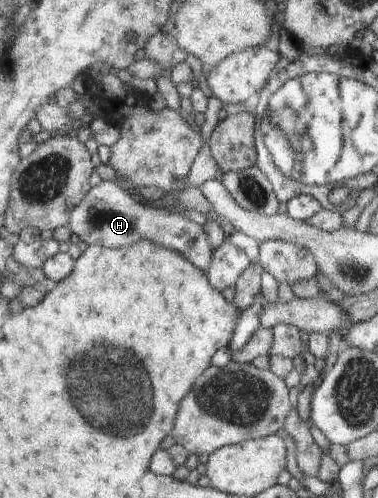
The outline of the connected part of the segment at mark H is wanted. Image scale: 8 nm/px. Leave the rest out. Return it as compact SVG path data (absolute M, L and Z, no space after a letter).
M102 181L92 188L92 192L72 214L69 226L88 245L103 245L110 249L132 247L143 241L153 241L161 246L179 251L193 261L201 270L209 274L216 257L216 248L209 238L206 227L181 213L155 208L142 200L137 200L120 185Z

